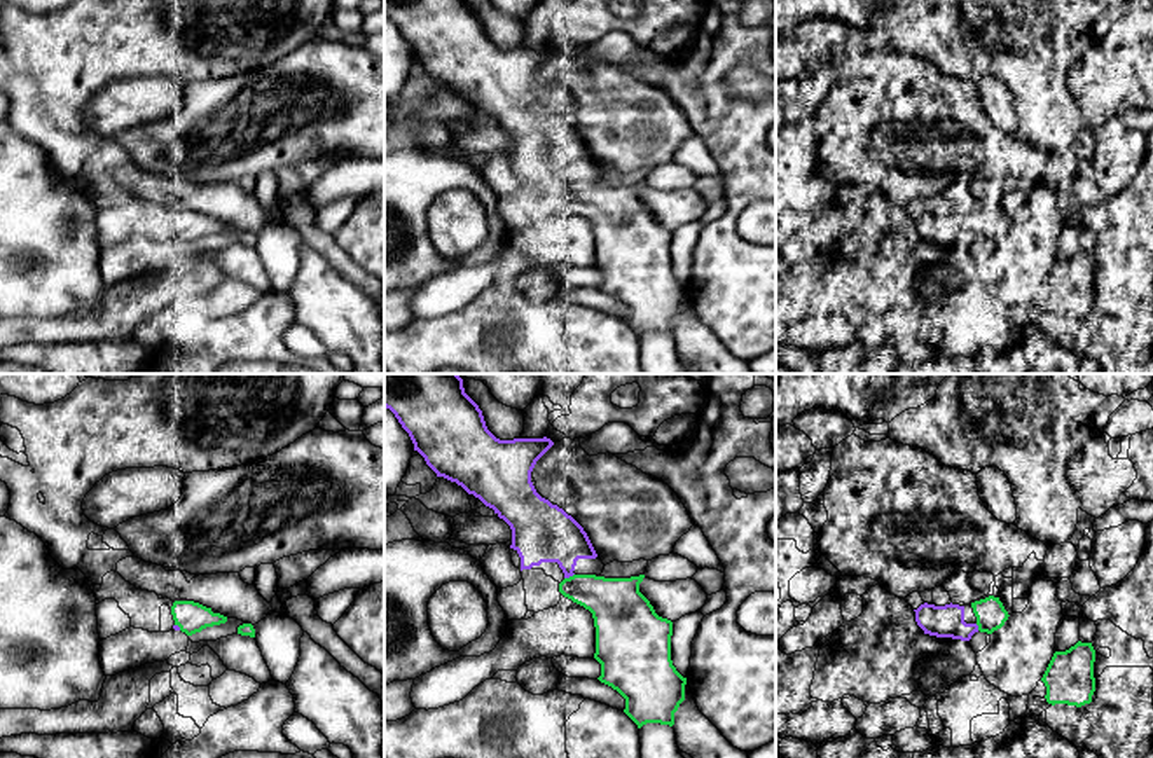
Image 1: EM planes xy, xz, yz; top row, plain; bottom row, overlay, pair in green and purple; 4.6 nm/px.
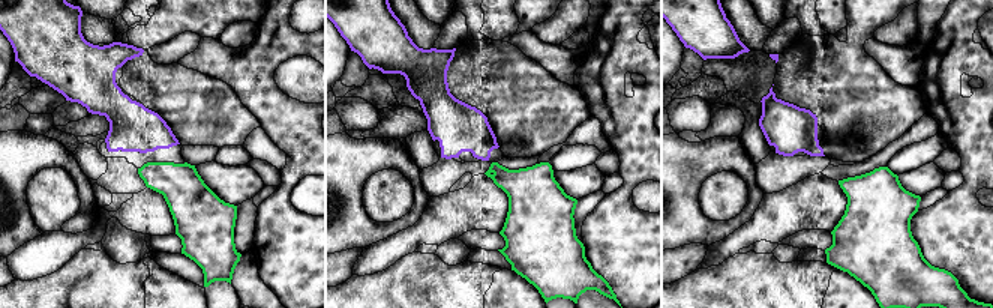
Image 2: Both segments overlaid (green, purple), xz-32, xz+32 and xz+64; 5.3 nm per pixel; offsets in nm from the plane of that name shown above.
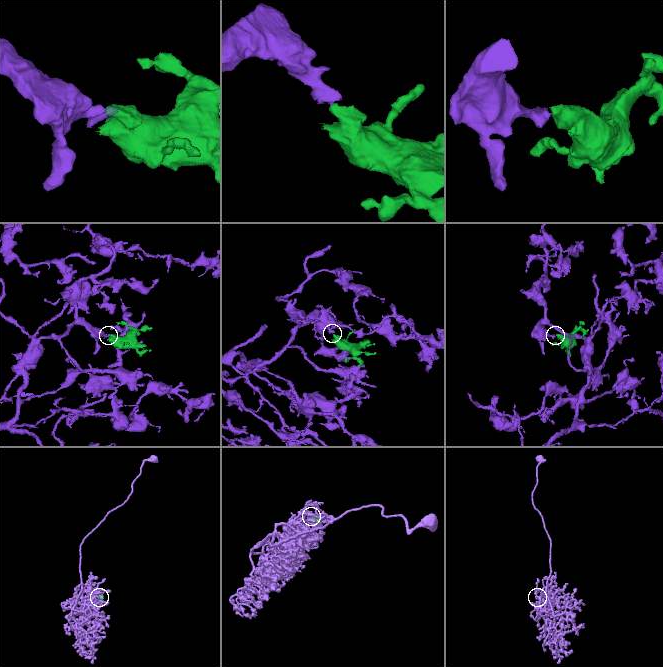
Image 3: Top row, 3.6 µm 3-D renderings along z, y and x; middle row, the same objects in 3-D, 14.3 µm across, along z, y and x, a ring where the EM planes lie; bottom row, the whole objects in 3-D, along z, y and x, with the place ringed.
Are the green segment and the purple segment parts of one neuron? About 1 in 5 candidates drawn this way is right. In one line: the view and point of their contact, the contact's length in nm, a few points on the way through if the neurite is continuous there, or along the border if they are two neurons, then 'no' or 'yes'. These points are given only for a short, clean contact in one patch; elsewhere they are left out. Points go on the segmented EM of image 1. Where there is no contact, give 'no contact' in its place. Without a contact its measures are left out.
xz (570, 577) | 50 nm | yes

